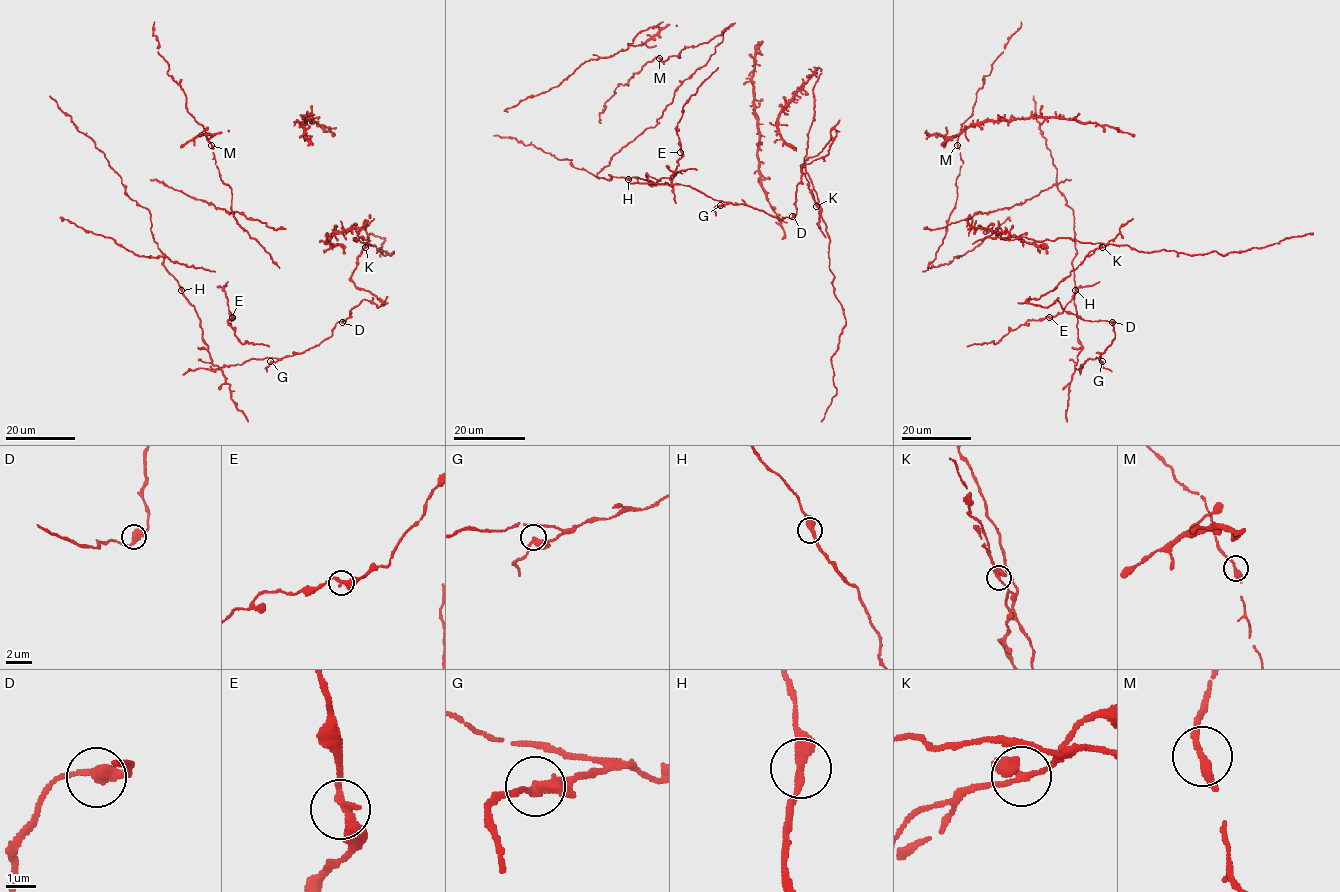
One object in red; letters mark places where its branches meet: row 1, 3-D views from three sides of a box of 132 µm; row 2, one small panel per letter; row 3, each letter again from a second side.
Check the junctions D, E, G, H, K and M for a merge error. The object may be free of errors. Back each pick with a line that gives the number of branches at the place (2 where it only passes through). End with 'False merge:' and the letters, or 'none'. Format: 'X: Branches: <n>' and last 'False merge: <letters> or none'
K: Branches: 2
False merge: K

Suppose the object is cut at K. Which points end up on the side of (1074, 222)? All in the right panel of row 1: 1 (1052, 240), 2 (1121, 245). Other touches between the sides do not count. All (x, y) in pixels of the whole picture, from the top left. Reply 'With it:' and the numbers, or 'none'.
With it: none

